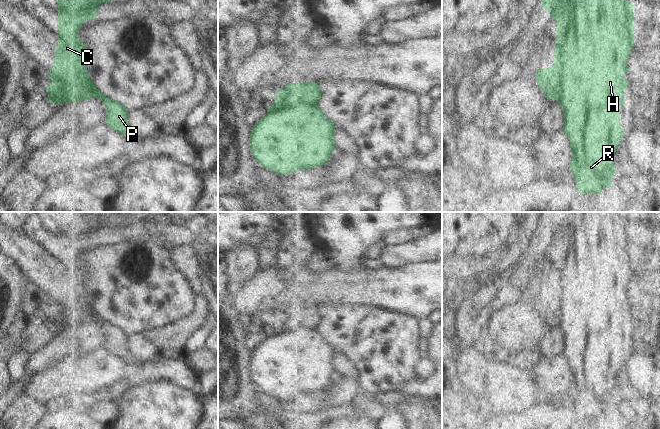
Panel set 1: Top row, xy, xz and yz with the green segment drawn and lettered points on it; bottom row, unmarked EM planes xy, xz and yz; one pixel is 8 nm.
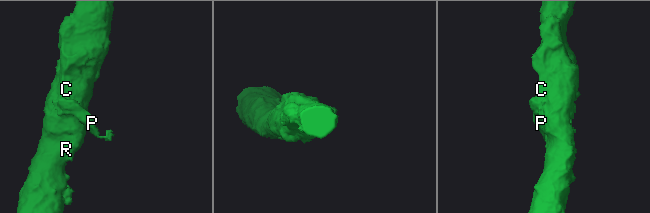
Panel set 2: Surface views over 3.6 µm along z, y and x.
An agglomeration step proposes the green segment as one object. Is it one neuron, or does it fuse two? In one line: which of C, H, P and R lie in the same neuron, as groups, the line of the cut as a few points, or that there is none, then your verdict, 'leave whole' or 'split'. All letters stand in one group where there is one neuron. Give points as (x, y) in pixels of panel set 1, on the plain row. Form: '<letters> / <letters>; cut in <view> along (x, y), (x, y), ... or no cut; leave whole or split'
C H R / P; cut in xy along (62, 287), (65, 302), (58, 311), (56, 326); split

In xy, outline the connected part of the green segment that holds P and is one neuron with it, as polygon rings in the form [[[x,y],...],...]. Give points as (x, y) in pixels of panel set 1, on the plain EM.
[[[91,305],[87,308],[86,323],[92,321],[102,324],[105,328],[105,342],[106,348],[109,352],[132,363],[132,354],[130,349],[127,347],[128,335],[126,332],[117,325],[106,321]]]

